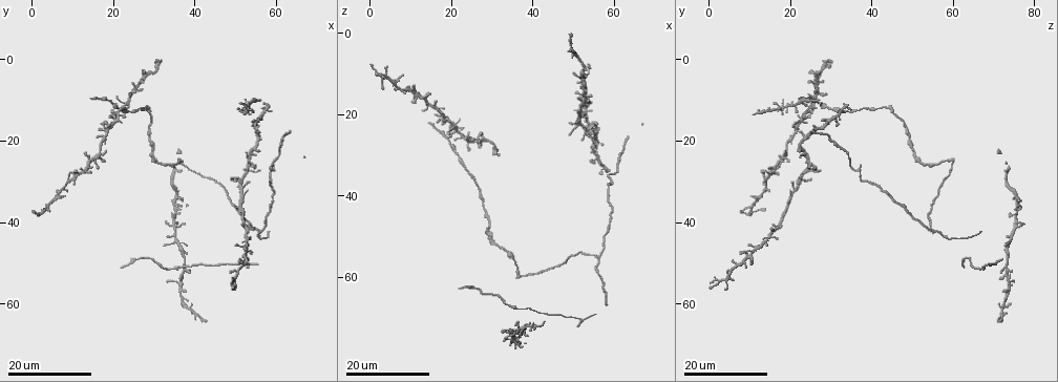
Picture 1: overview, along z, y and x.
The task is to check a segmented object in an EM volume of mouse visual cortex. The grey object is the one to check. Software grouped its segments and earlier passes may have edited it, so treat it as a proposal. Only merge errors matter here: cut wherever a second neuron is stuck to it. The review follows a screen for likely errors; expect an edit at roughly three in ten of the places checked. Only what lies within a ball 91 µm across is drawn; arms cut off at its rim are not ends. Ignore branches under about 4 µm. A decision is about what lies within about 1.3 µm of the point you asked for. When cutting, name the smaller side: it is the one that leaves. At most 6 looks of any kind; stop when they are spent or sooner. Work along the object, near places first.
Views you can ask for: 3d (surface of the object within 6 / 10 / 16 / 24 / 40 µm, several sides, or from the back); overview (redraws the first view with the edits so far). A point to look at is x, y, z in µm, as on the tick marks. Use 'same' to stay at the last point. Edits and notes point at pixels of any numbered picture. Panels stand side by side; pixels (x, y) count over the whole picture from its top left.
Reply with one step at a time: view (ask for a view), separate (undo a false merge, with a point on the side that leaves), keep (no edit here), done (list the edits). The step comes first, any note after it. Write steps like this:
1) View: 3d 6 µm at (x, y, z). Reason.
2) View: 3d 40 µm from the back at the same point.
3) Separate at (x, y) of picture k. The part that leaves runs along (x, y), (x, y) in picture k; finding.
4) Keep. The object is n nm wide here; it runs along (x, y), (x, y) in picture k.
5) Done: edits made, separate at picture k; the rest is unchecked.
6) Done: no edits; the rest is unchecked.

View: 3d 16 µm at (52.0, 50.5, 7.0). Sudden change in width.

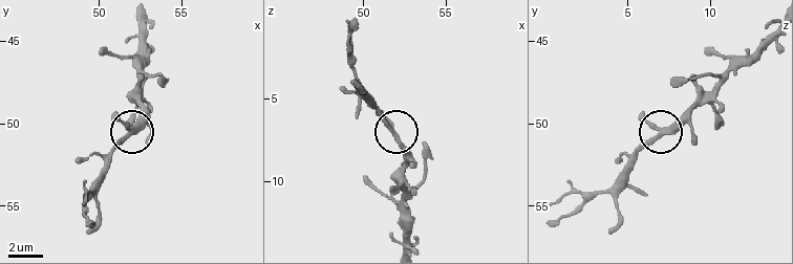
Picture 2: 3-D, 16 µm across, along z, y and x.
View: 3d 10 µm at (52.1, 50.4, 7.2). Closer look.

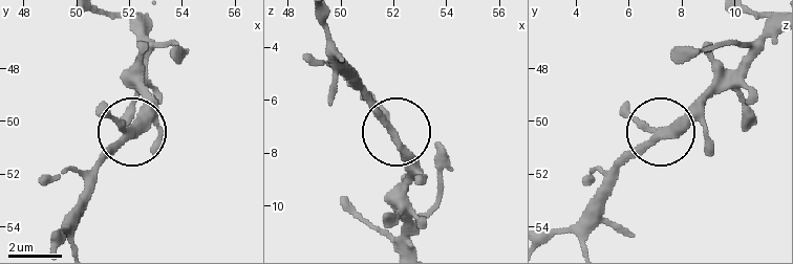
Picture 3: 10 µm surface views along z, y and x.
Keep. 3 arms meet here; continuous, no second neuron.

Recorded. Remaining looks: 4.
View: 3d 24 µm at (55.5, 15.0, 29.5). A fork.

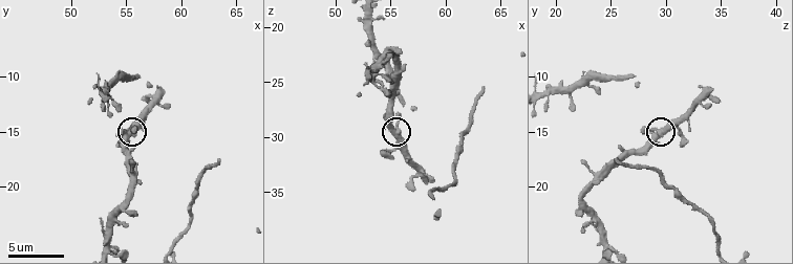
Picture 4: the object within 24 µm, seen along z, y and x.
View: 3d 6 µm at (55.4, 14.8, 29.0).

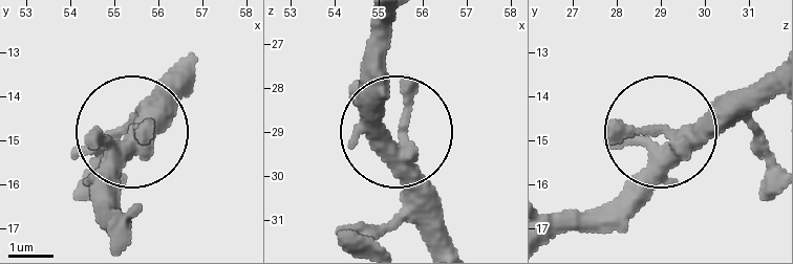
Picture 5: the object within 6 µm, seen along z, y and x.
Keep. The object is 340 nm wide here; all the same neuron.

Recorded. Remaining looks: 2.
Done: no edits; the rest is unchecked.

